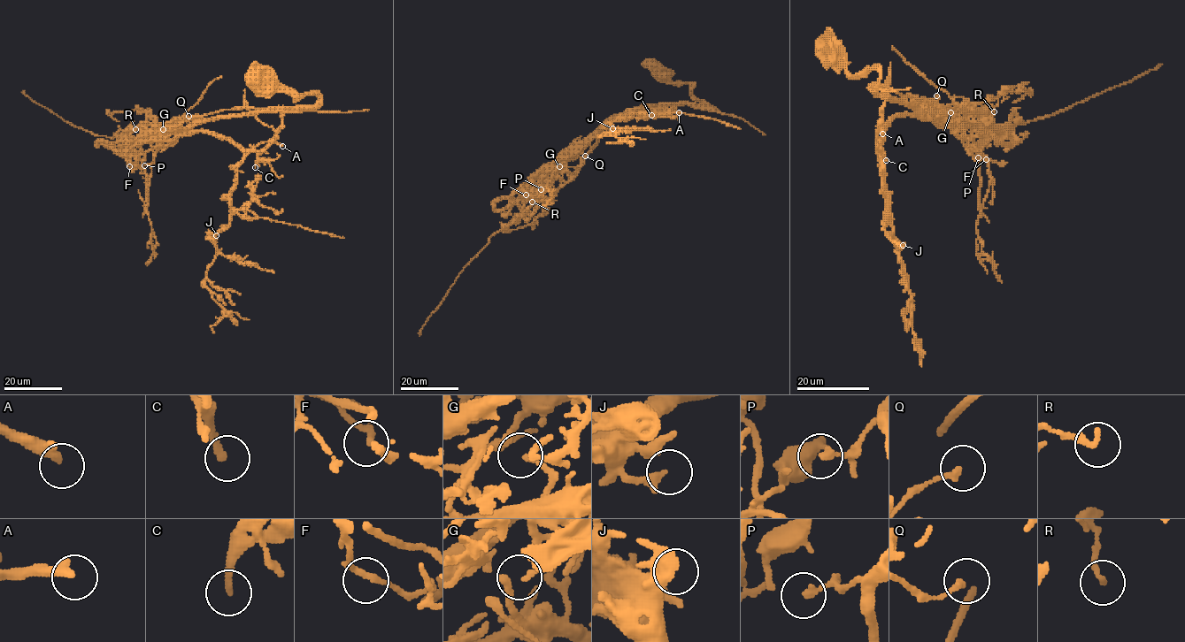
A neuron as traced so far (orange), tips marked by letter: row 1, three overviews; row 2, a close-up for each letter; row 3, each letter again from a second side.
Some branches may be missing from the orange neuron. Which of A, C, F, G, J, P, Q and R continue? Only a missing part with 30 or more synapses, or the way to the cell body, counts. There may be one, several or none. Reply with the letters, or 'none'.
A

